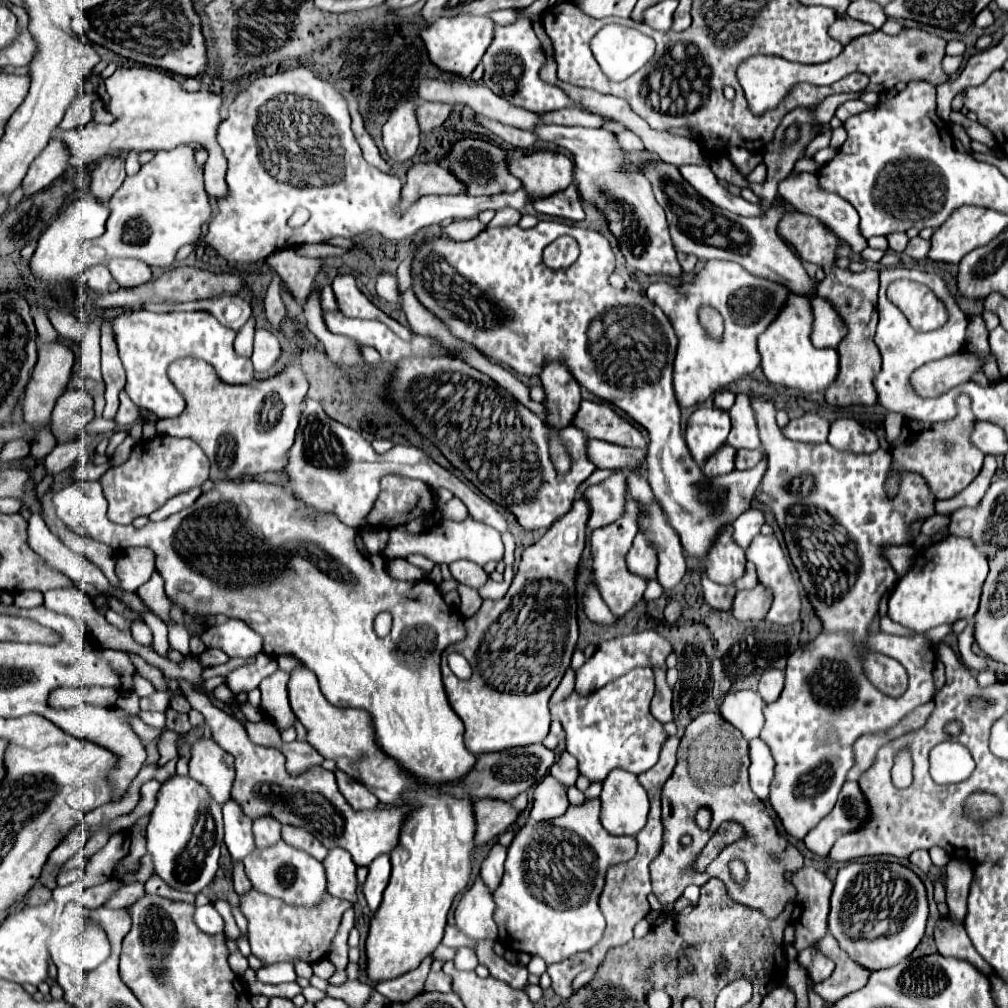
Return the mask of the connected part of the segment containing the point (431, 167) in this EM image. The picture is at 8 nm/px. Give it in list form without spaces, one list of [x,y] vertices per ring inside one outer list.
[[[417,162],[407,172],[407,182],[403,186],[403,204],[409,206],[423,194],[459,194],[465,192],[465,184],[451,174],[447,166],[439,162]]]

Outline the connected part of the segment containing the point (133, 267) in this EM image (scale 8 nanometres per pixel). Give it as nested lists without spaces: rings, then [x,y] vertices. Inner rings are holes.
[[[113,260],[107,268],[121,288],[141,286],[151,280],[151,268],[139,260]]]

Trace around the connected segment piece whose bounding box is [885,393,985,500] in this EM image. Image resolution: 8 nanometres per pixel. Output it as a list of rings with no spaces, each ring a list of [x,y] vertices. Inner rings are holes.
[[[960,394],[957,397],[957,416],[947,422],[921,422],[915,418],[905,418],[903,420],[903,432],[899,438],[895,438],[889,444],[889,454],[891,454],[891,474],[885,482],[885,492],[889,498],[893,498],[899,492],[899,482],[903,472],[917,472],[925,480],[929,480],[931,490],[939,500],[953,498],[959,494],[963,488],[967,488],[975,476],[979,474],[983,466],[983,452],[971,444],[969,438],[976,418],[970,408],[970,398],[967,394]]]

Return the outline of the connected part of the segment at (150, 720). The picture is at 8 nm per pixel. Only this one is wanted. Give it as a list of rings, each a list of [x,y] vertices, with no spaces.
[[[139,712],[139,716],[151,728],[163,728],[165,726],[165,714],[163,712]]]

